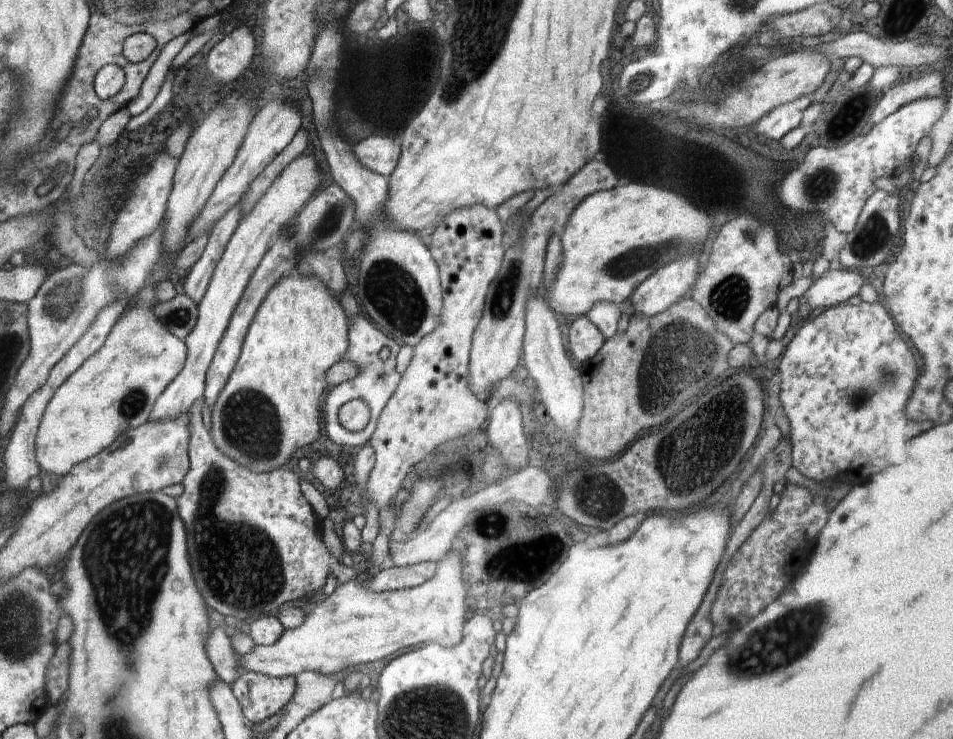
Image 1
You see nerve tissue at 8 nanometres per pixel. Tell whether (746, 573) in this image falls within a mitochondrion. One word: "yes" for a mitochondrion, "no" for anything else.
no

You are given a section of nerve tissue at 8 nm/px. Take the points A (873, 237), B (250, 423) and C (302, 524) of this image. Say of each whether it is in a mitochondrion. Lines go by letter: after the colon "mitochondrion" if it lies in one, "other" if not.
A: mitochondrion
B: mitochondrion
C: other

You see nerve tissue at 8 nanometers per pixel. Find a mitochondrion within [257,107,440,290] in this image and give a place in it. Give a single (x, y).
(333, 217)

